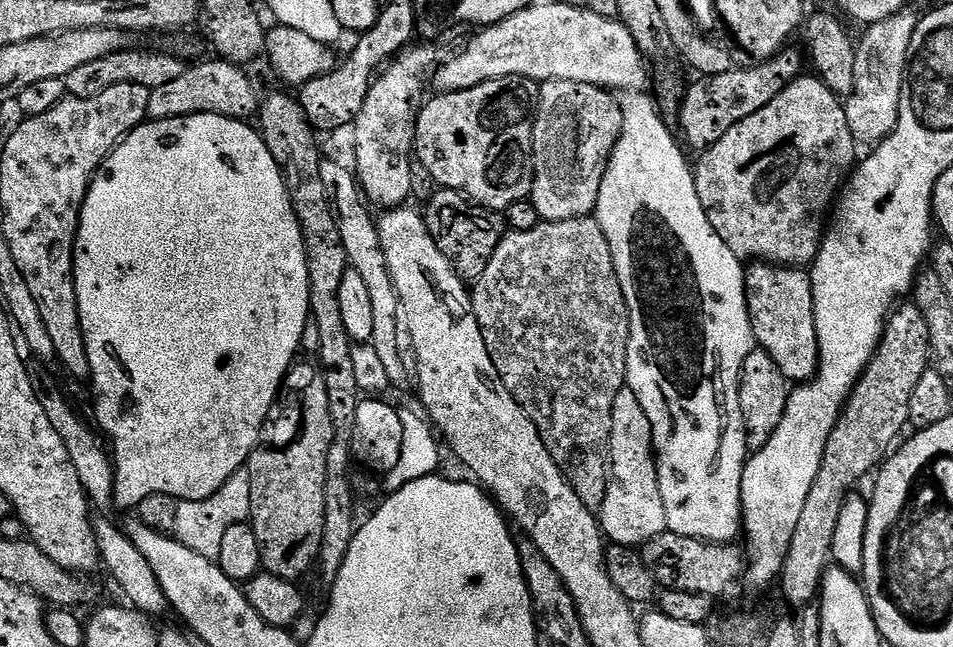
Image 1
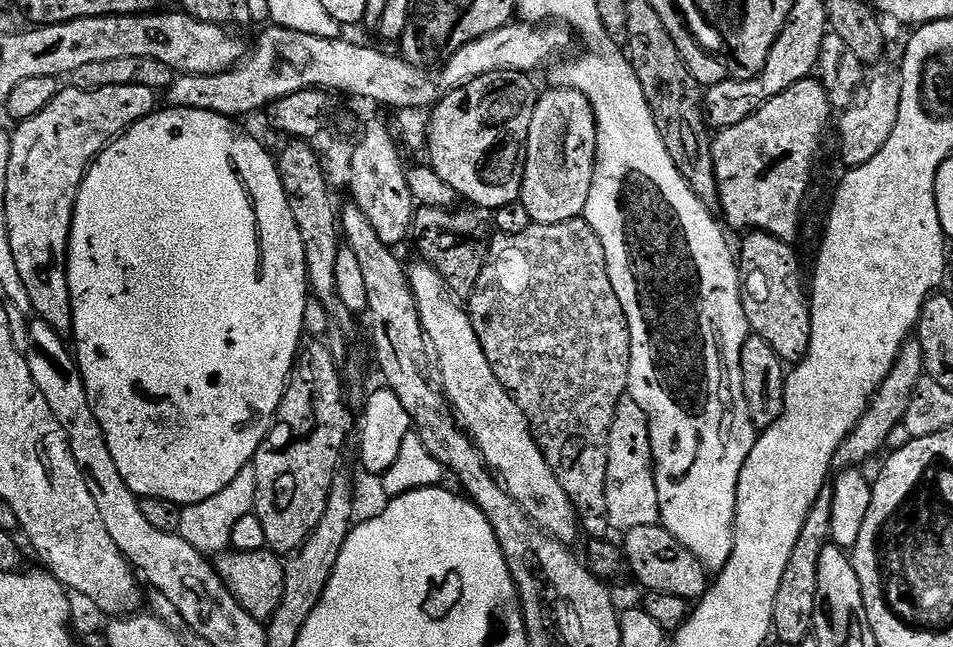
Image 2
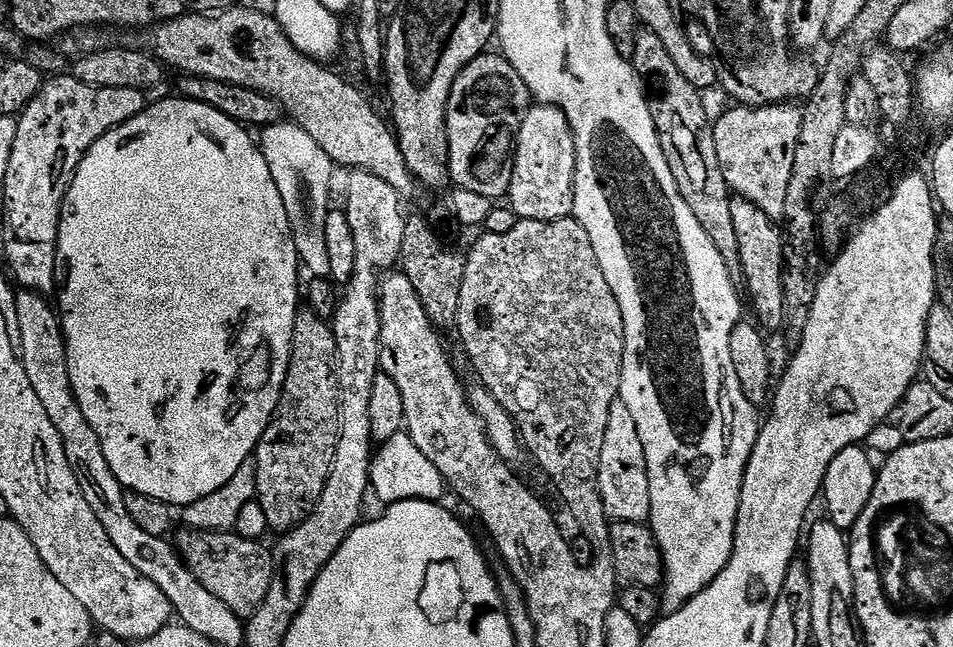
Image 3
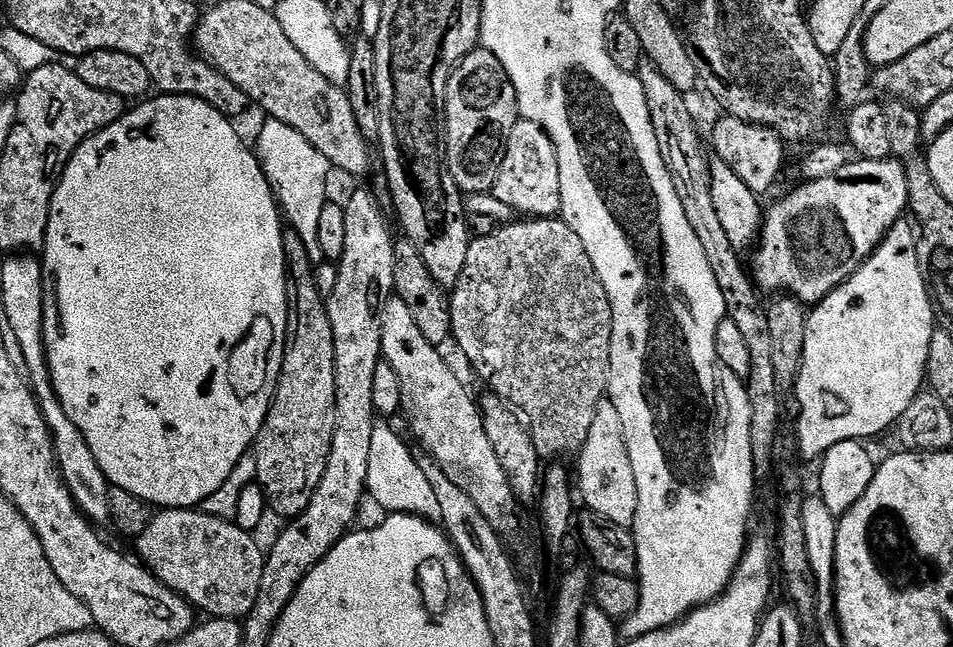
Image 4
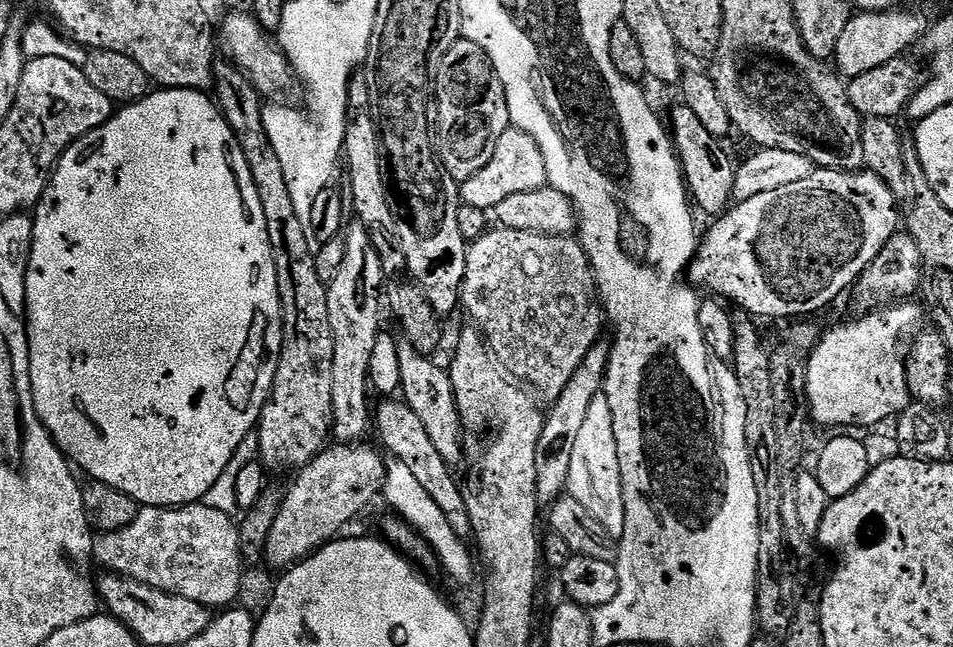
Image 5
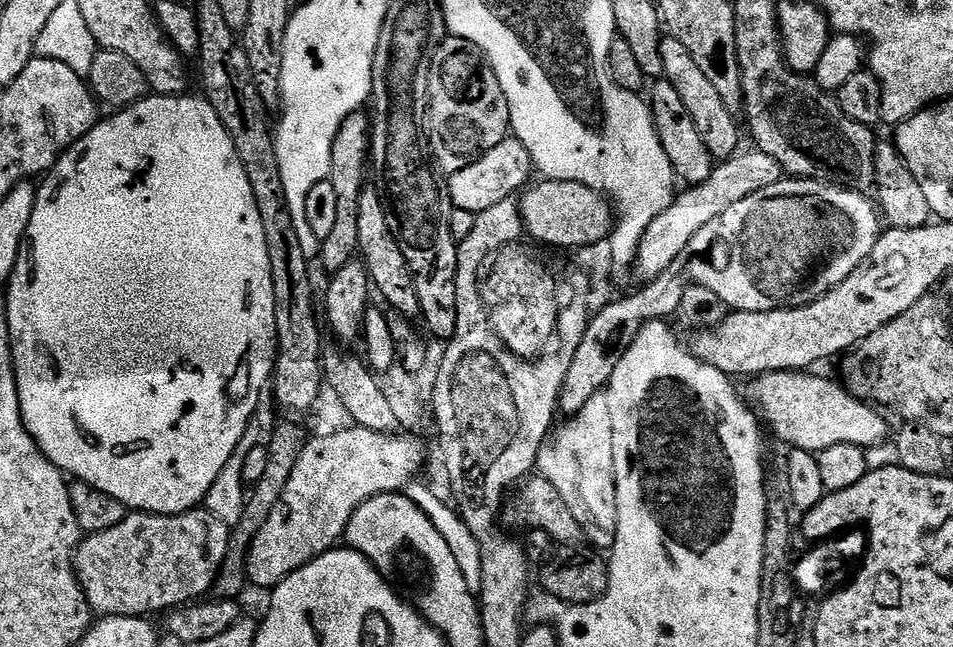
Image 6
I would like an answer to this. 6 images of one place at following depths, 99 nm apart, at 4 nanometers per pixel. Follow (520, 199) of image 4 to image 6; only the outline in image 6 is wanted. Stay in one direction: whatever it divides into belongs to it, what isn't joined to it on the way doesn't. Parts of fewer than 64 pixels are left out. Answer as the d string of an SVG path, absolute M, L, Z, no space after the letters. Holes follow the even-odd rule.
M509 138L494 146L494 150L485 152L478 162L466 166L466 170L451 173L449 180L452 181L446 184L450 203L453 209L461 208L475 214L485 212L490 210L490 206L498 206L498 202L515 197L529 183L528 175L533 175L533 172L532 159L526 146L522 146L520 140Z

